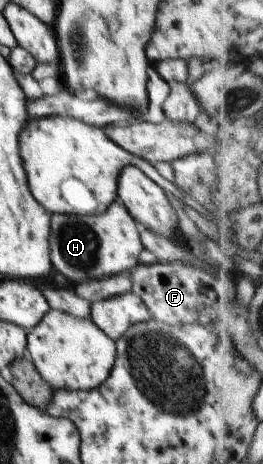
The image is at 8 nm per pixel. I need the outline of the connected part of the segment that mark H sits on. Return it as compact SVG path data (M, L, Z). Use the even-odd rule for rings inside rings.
M116 201L105 212L96 215L50 214L51 250L53 268L61 272L71 286L129 273L139 264L139 253L144 249L136 220L125 206Z

